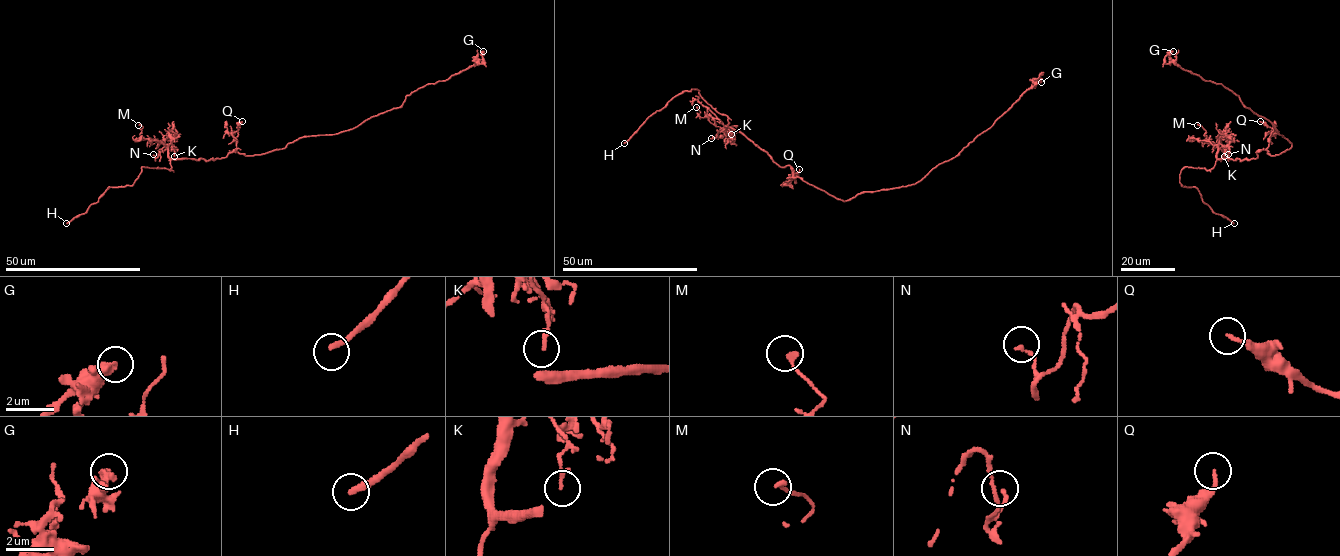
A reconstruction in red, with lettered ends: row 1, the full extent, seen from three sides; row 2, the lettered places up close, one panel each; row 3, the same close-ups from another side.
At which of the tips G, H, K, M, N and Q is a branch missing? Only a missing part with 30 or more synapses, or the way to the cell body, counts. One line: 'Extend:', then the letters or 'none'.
Extend: H

